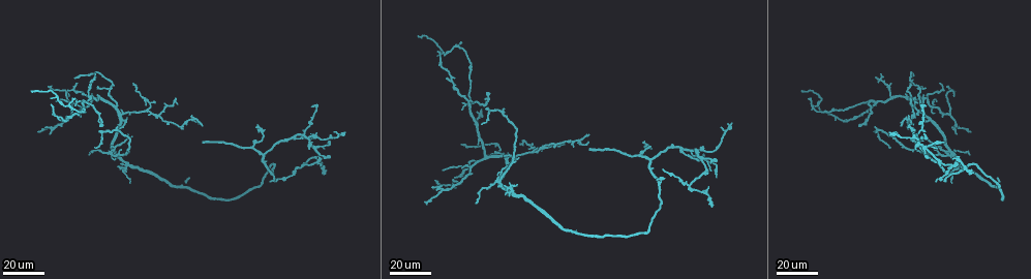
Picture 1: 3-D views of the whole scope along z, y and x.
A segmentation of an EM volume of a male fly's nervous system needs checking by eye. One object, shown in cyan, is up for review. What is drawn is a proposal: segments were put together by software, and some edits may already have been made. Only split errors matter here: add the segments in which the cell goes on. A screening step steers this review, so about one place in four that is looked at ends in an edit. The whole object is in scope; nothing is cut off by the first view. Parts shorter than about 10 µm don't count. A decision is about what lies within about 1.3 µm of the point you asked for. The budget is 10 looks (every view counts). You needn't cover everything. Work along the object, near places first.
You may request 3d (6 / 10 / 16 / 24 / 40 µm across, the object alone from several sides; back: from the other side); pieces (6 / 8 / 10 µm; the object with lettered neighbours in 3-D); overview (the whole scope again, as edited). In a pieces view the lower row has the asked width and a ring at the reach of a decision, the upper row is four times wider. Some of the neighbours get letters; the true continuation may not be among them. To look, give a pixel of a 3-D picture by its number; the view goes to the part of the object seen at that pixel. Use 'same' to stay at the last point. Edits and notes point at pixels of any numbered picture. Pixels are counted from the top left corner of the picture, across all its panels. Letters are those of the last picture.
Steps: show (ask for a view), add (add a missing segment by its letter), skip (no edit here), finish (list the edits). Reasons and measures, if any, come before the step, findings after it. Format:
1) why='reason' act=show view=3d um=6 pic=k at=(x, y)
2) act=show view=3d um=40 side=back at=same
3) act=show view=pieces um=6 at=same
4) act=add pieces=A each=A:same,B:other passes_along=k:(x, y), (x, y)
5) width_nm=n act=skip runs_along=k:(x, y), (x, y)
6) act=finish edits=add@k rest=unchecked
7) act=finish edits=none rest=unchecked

why='thin end' act=show view=3d um=40 pic=1 at=(587, 134)

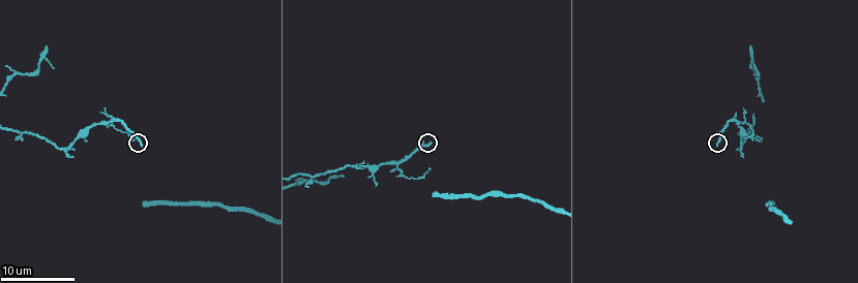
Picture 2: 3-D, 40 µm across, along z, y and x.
act=show view=pieces um=6 pic=2 at=(143, 145)

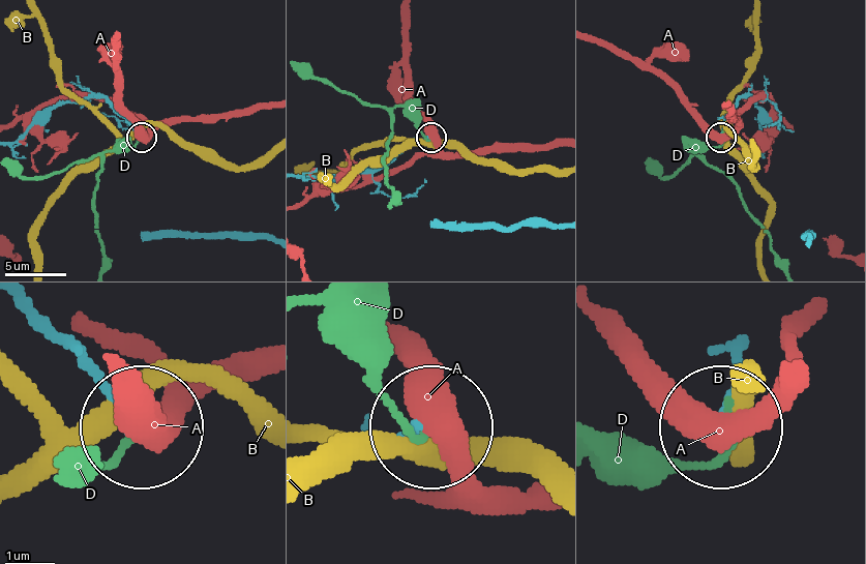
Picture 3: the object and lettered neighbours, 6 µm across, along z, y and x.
width_nm=140 act=skip each=A:other,B:other,D:other found='no lettered segment goes on from it'

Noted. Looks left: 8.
why='branch stops here' act=show view=3d um=24 pic=1 at=(998, 177)

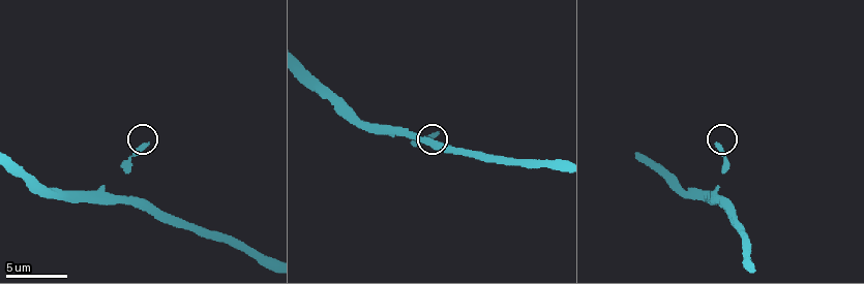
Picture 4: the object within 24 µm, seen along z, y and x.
act=show view=pieces um=10 pic=4 at=(434, 135)

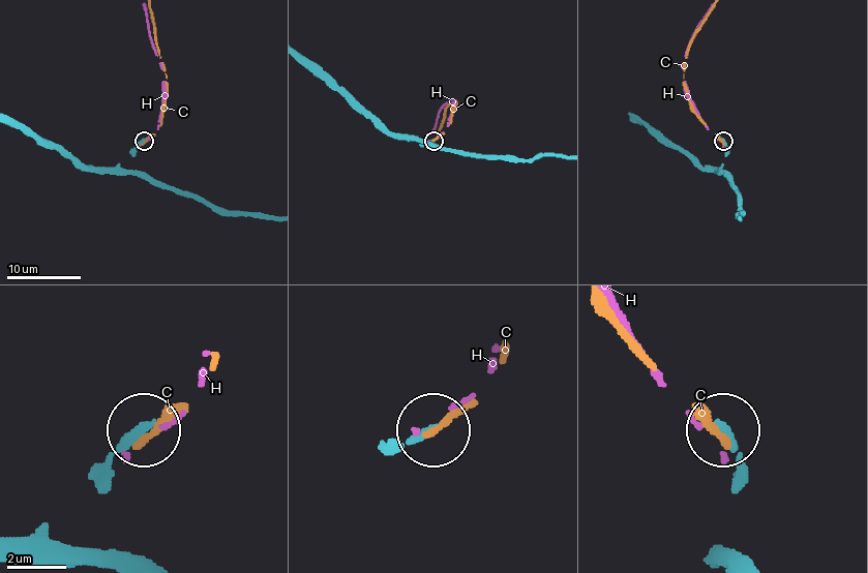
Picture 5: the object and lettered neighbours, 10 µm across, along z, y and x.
act=skip each=C:other,H:other runs_along=5:(92, 172), (130, 171), (136, 147), (143, 141) found='no lettered segment goes on from it'

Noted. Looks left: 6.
why='long arm stops here' act=show view=pieces um=10 pic=2 at=(433, 194)

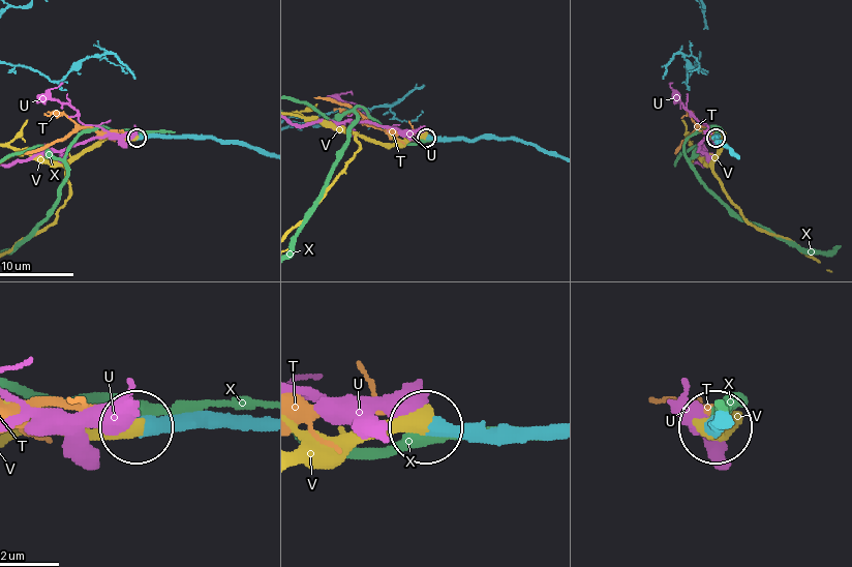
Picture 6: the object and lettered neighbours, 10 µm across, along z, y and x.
act=add pieces=V each=T:other,U:other,V:same,X:other found='it goes on there'

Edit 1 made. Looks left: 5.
why='thin end' act=show view=3d um=24 pic=1 at=(47, 86)

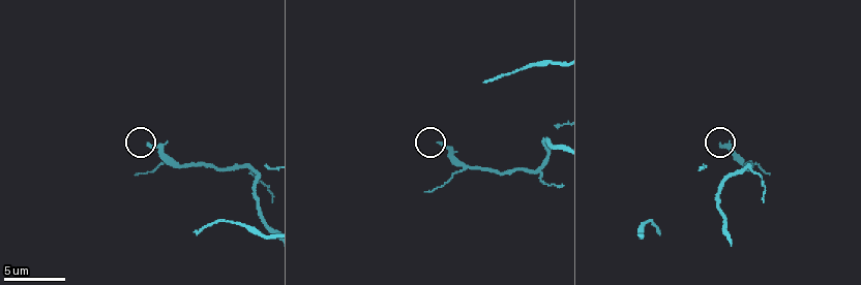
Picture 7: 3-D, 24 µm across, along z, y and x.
act=show view=pieces um=8 pic=7 at=(439, 142)

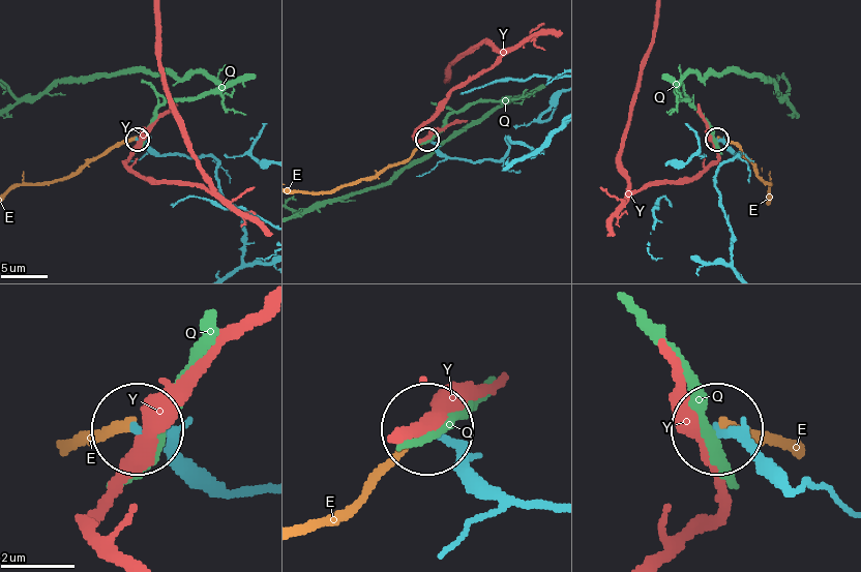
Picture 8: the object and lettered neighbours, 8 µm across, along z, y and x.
act=skip each=E:other,Q:other,Y:other found='none of them fits'

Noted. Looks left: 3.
why='tapers out' act=show view=3d um=24 pic=1 at=(969, 132)

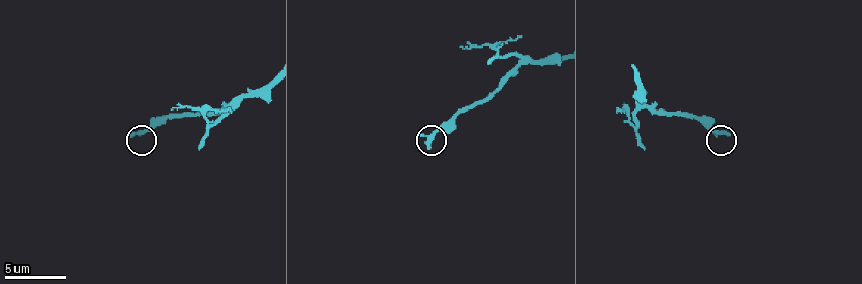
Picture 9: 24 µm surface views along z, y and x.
why='see the neighbours' act=show view=pieces um=8 pic=9 at=(728, 131)

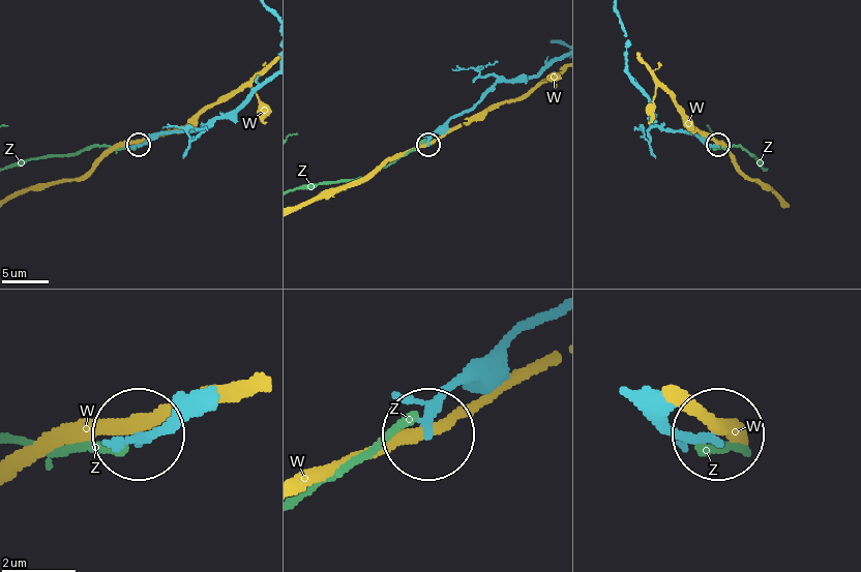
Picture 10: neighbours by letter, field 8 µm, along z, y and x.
width_nm=160 act=skip each=W:other,Z:other runs_along=10:(623, 392), (678, 431), (712, 434) found='none of them fits'

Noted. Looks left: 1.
act=finish edits=add@6 rest=unchecked

